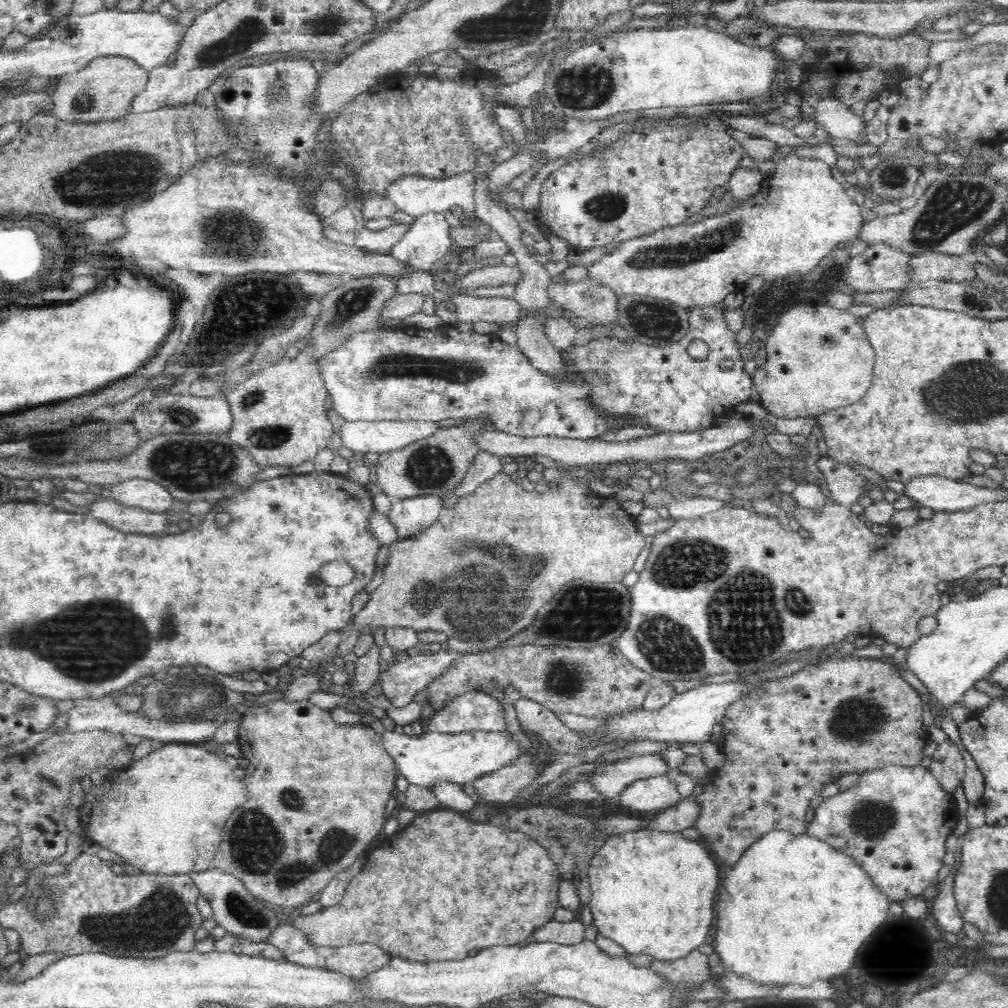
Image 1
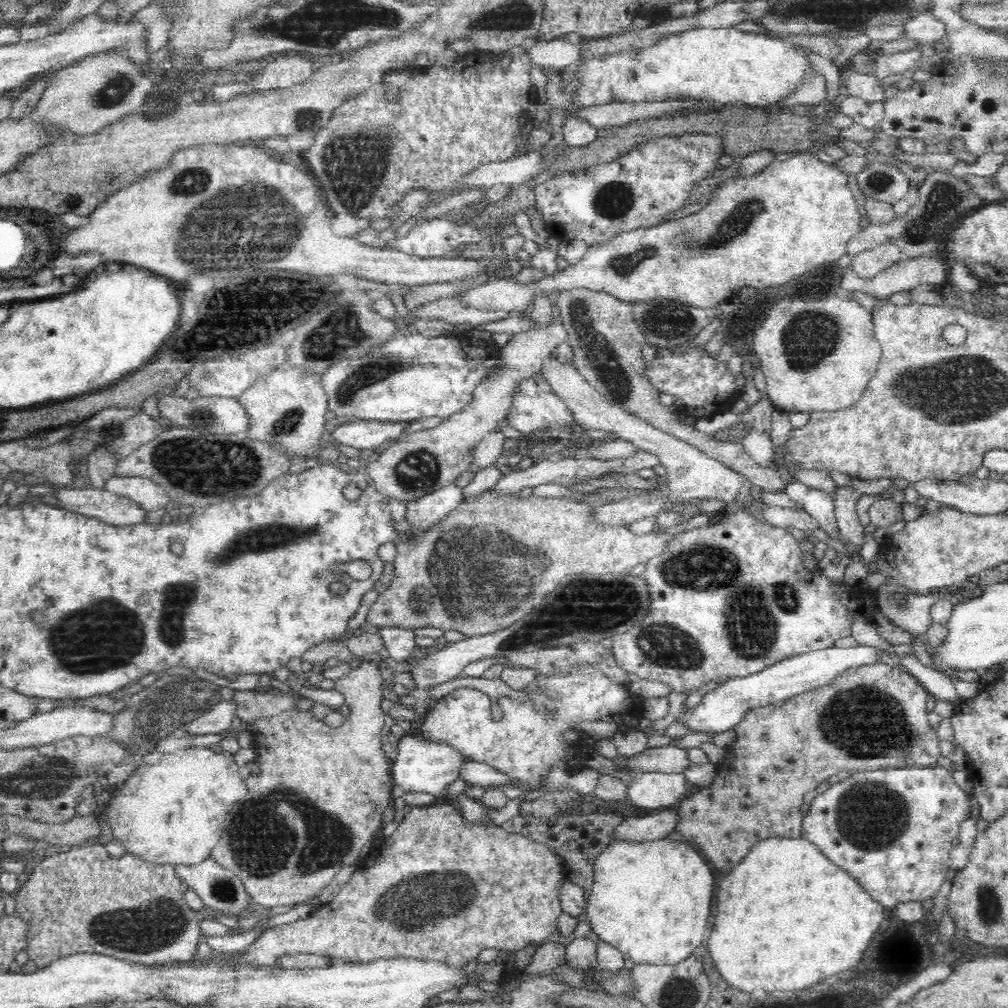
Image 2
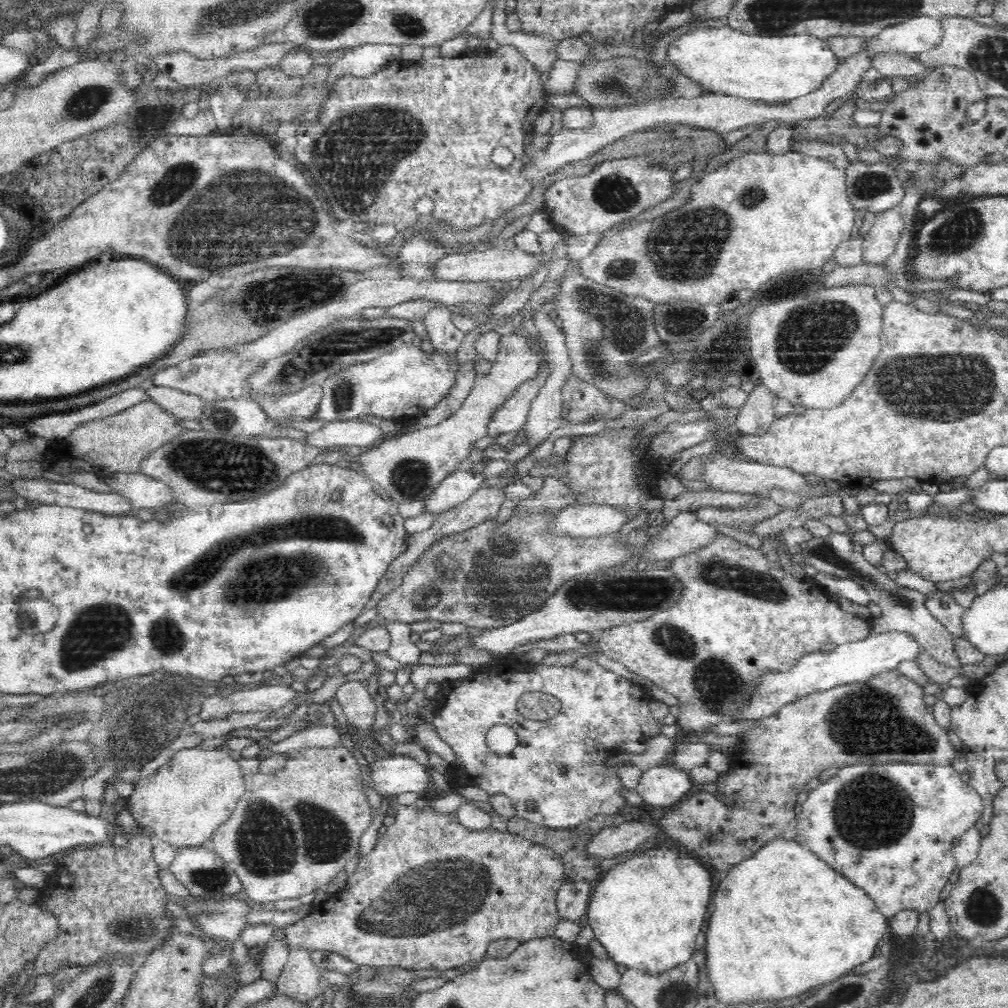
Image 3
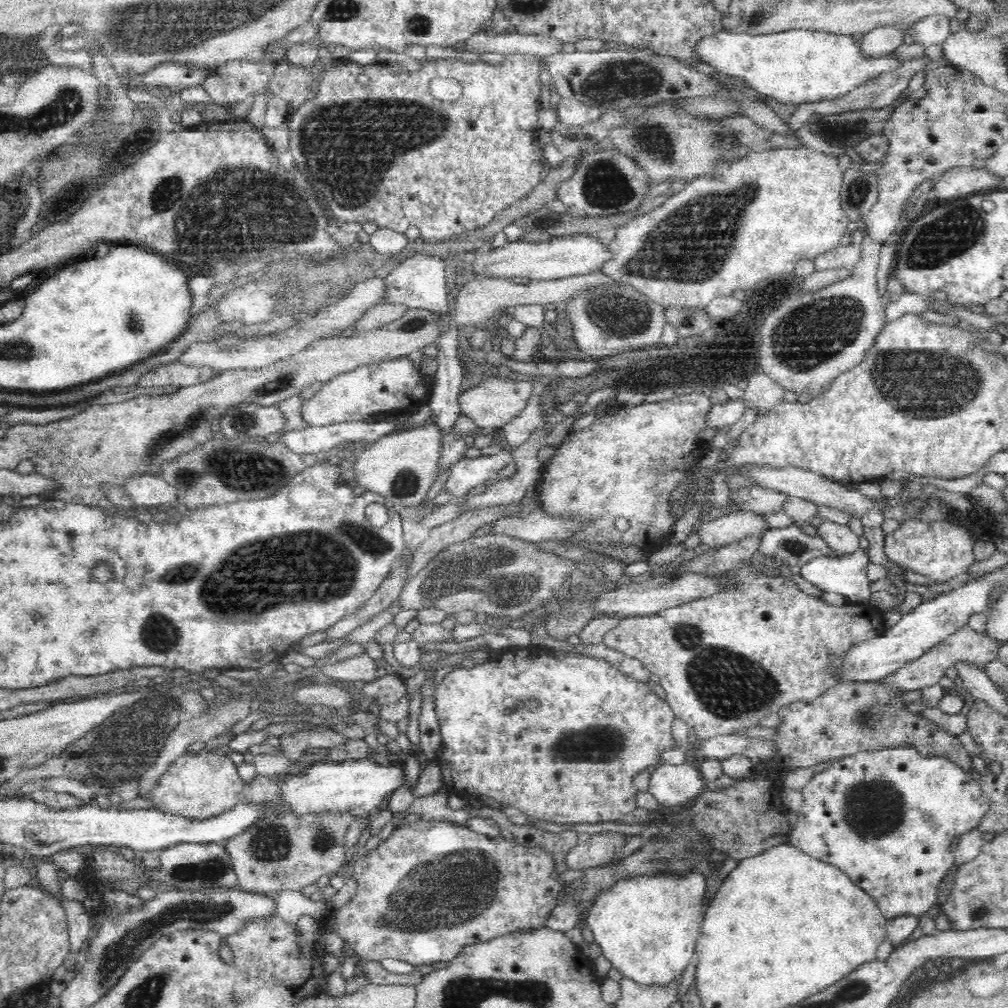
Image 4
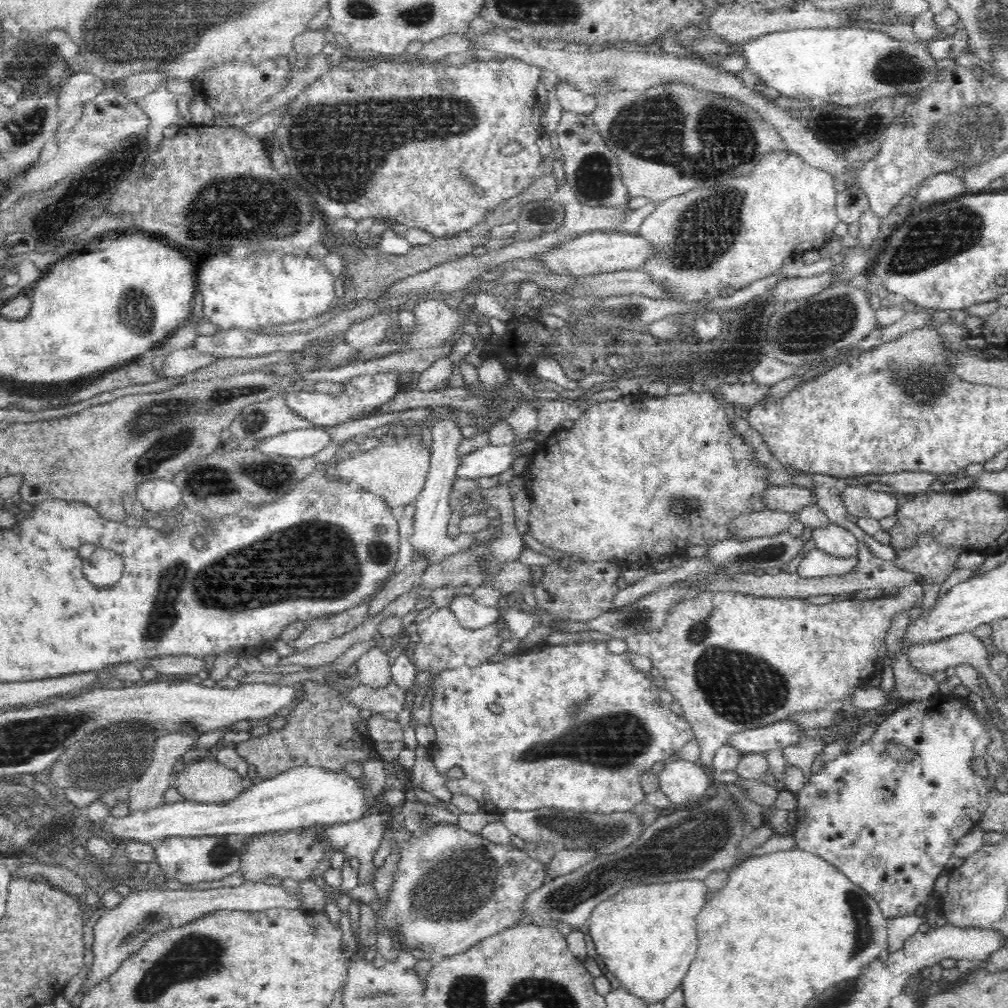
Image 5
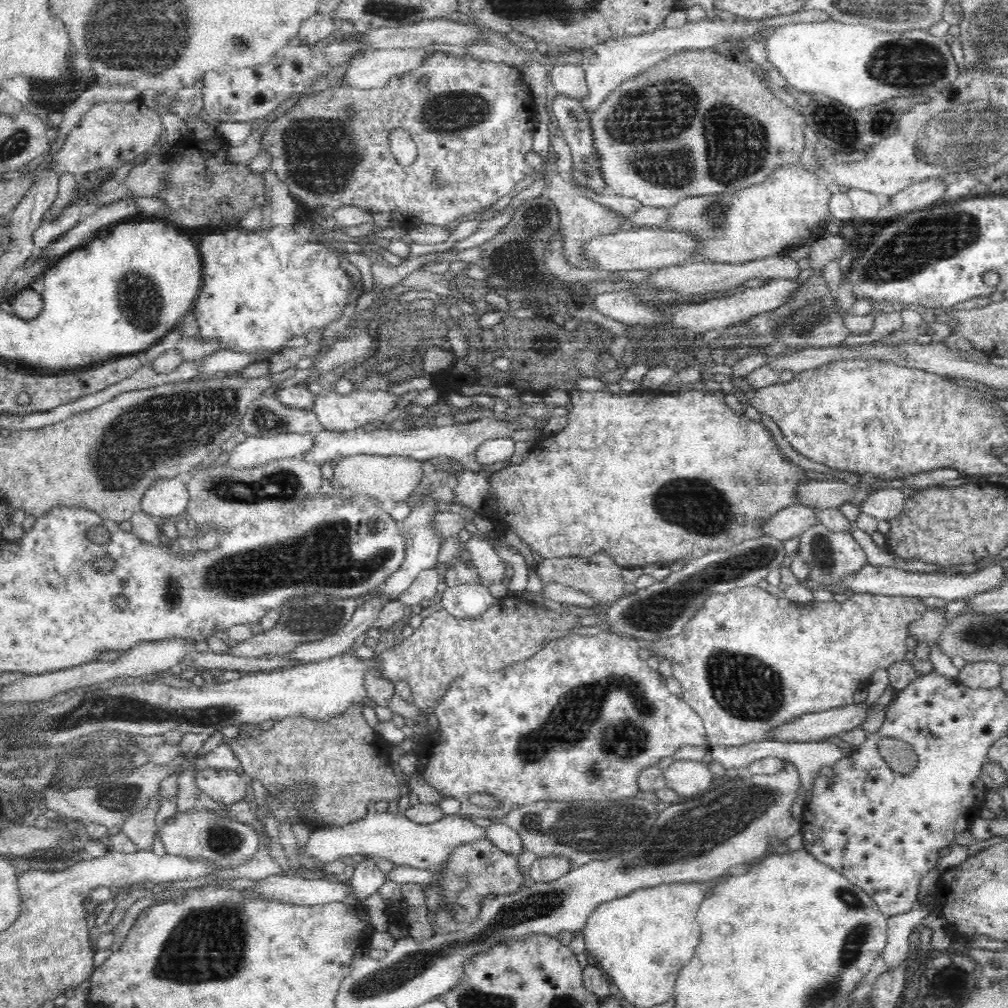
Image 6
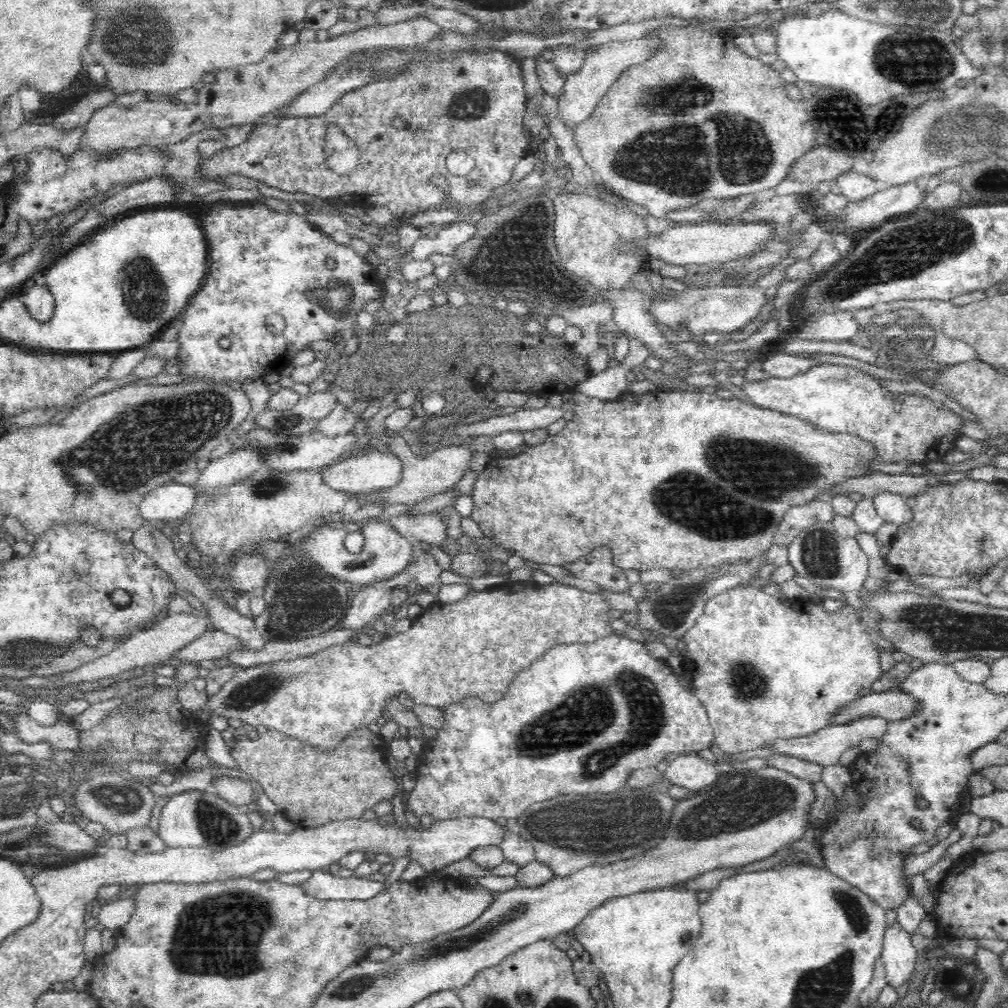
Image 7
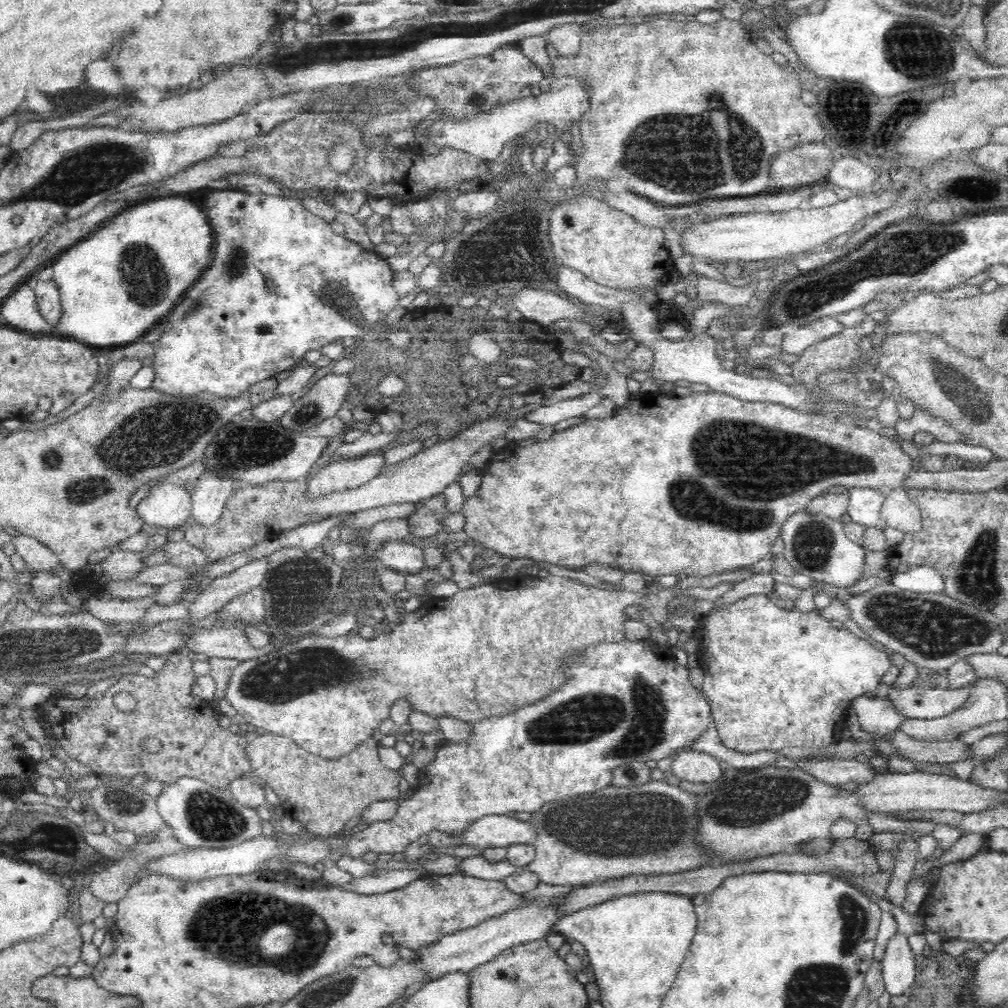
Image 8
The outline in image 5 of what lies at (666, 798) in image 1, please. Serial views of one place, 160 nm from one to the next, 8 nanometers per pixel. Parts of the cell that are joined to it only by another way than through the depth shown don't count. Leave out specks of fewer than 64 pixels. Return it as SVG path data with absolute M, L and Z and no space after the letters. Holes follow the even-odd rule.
M679 758L677 761L671 760L665 762L663 770L657 774L657 788L668 801L674 804L692 804L698 799L702 800L702 796L709 786L709 779L701 764L690 762Z

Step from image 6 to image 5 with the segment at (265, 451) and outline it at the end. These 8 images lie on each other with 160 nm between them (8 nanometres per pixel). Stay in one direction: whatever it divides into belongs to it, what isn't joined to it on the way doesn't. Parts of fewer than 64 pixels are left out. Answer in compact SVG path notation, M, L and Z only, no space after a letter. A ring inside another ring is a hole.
M313 427L283 432L265 439L256 447L267 451L268 454L304 458L304 456L316 455L330 442L332 442L332 436L324 427Z

